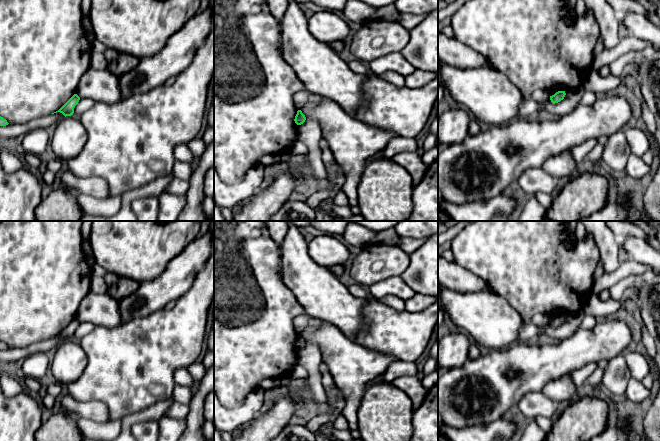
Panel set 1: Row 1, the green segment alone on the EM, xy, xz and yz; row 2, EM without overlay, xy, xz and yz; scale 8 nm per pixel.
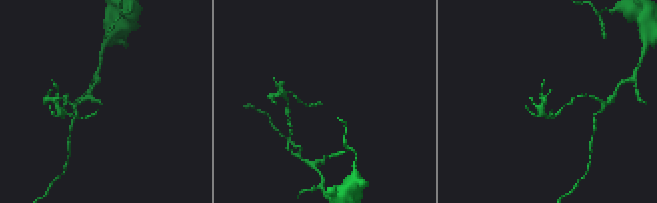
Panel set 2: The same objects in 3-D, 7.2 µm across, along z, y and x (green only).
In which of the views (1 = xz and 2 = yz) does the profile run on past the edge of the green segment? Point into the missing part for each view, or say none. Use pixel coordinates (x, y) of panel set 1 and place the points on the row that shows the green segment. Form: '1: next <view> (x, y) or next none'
1: next none
2: next none

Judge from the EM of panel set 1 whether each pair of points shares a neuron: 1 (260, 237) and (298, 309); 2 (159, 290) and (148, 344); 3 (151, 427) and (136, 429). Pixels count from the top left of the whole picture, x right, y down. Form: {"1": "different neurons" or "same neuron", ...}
{"1": "same neuron", "2": "different neurons", "3": "same neuron"}

